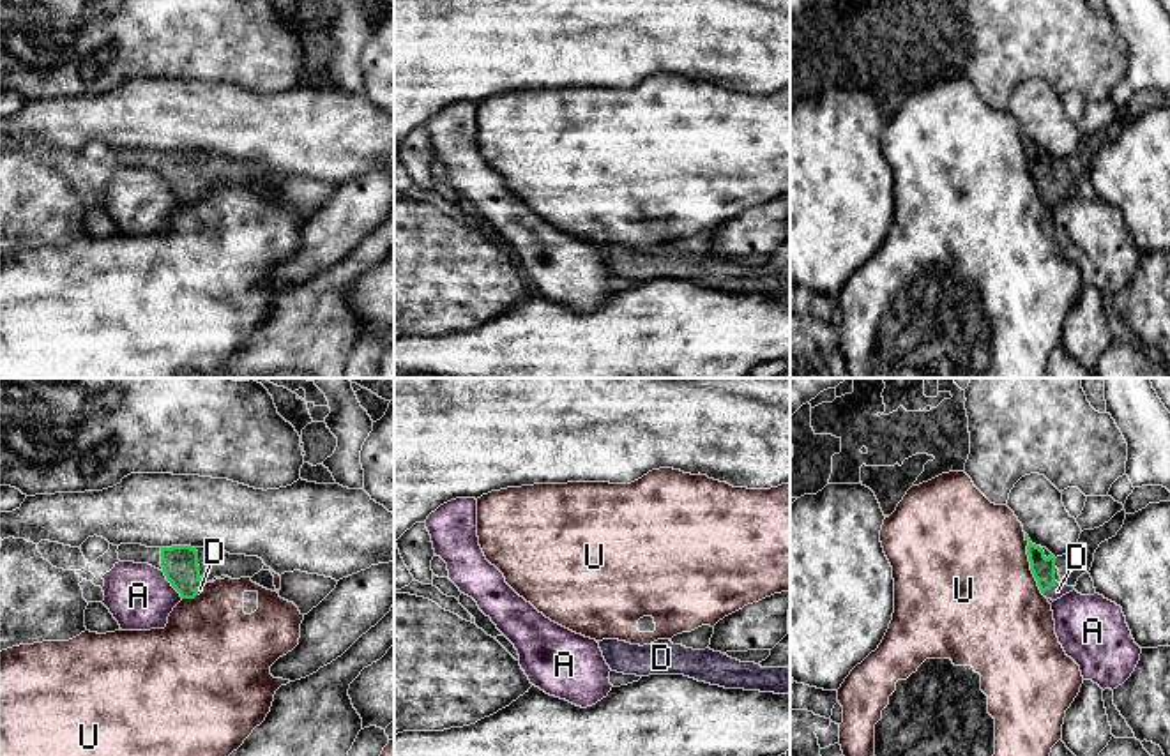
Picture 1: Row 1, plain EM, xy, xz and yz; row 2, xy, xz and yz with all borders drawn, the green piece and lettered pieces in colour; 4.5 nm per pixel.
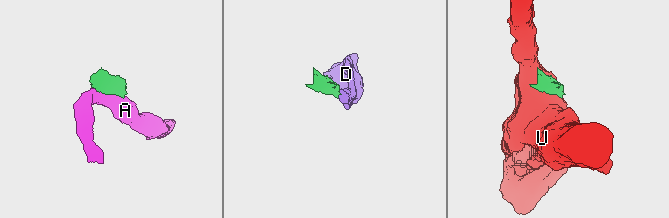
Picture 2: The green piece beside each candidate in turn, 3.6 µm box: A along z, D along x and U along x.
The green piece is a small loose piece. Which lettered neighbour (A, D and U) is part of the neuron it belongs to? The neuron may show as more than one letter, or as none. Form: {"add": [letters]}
{"add": ["D"]}

